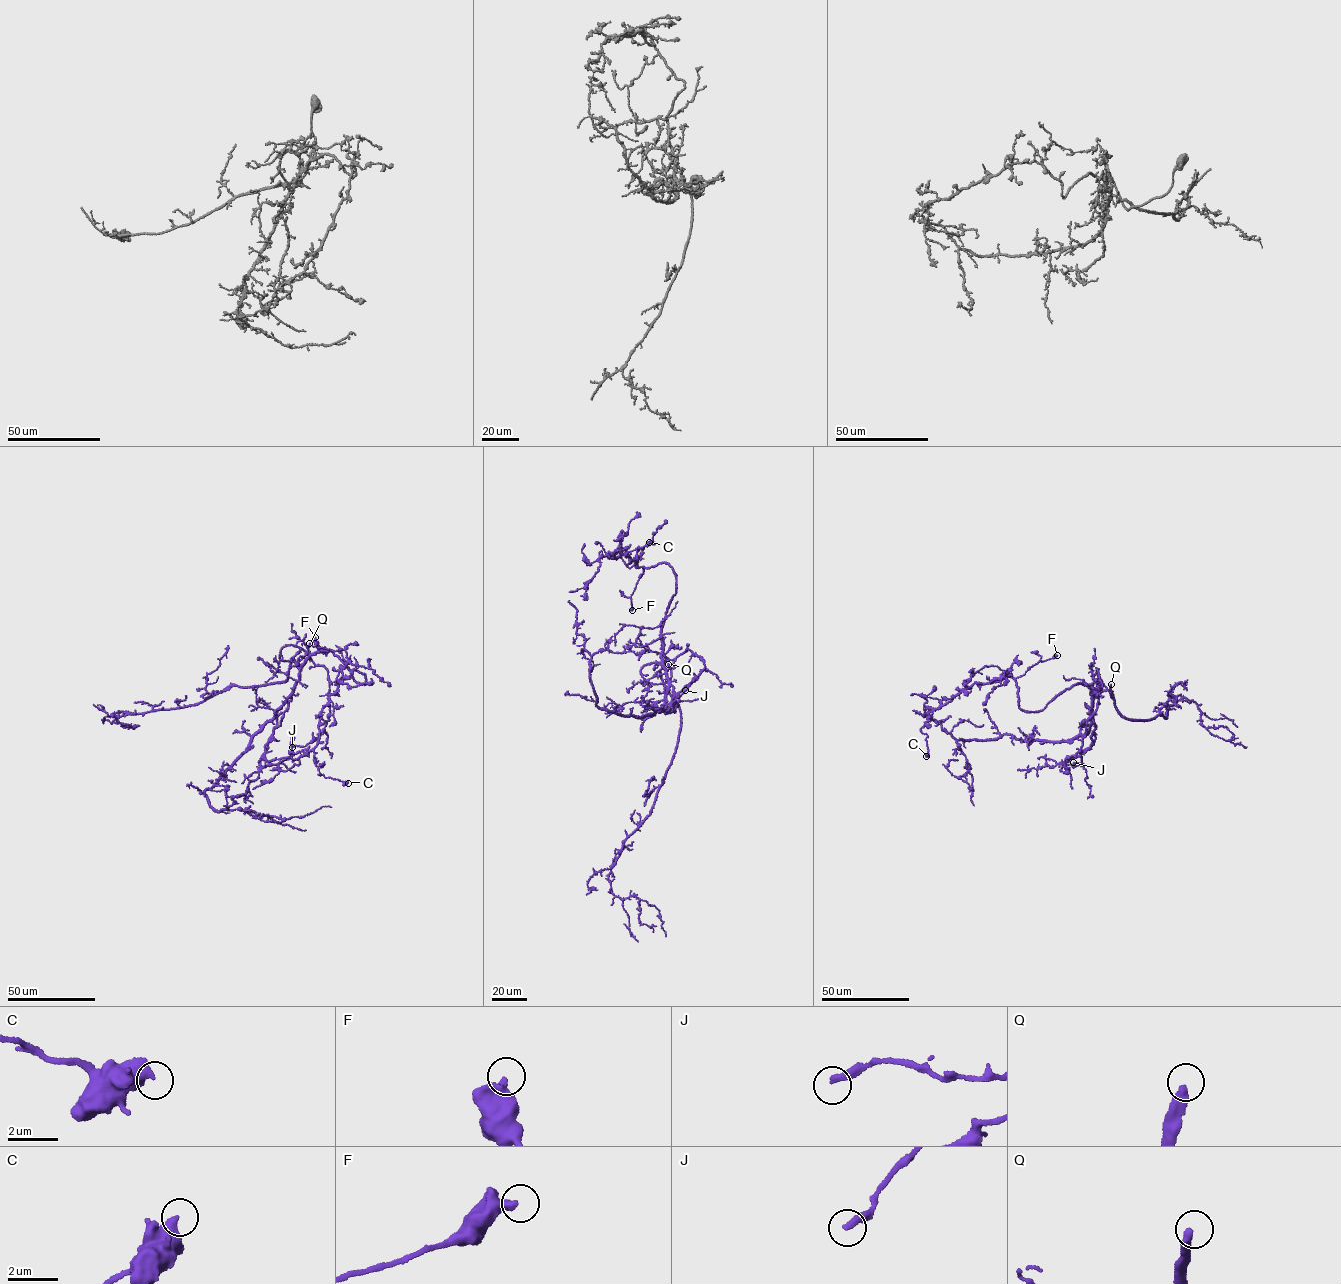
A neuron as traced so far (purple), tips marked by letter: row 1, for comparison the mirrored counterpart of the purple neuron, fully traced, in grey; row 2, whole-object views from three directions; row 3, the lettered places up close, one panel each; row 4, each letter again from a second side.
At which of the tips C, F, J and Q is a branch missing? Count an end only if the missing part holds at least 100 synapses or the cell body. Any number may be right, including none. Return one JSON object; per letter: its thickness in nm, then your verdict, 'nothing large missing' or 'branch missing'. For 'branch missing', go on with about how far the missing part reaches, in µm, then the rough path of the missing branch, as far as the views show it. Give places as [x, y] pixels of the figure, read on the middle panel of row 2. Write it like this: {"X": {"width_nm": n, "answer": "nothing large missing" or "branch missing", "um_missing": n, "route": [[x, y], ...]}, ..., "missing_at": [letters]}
{"C": {"width_nm": 480, "answer": "nothing large missing"}, "F": {"width_nm": 400, "answer": "nothing large missing"}, "J": {"width_nm": 260, "answer": "nothing large missing"}, "Q": {"width_nm": 340, "answer": "branch missing", "um_missing": 60, "route": [[668, 664], [661, 645], [656, 639]]}, "missing_at": ["Q"]}

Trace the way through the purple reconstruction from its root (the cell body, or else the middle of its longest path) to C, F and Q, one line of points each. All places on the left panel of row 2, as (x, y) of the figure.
C: (299, 675), (307, 658), (329, 650), (357, 683), (366, 675), (341, 667), (313, 750), (320, 775), (348, 783)
F: (299, 675), (307, 658), (329, 650), (366, 684), (338, 650), (317, 647), (315, 637)
Q: (299, 675), (301, 665), (310, 658), (306, 653), (291, 644), (279, 654), (283, 660), (298, 661), (309, 643)

